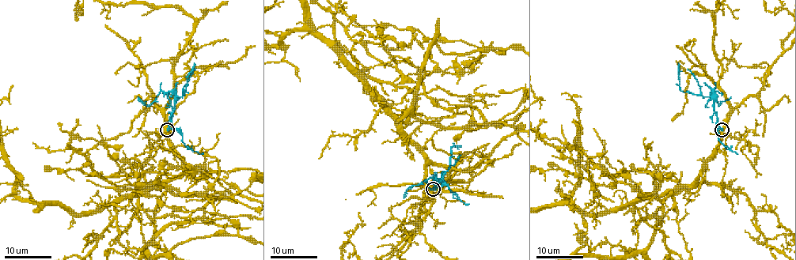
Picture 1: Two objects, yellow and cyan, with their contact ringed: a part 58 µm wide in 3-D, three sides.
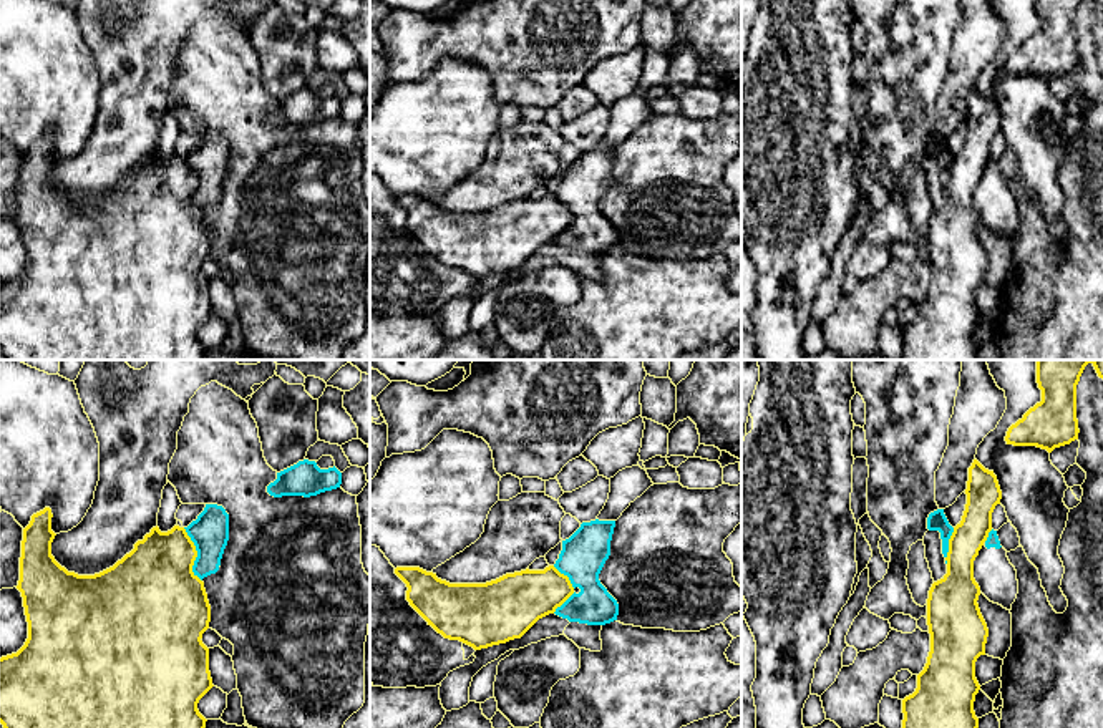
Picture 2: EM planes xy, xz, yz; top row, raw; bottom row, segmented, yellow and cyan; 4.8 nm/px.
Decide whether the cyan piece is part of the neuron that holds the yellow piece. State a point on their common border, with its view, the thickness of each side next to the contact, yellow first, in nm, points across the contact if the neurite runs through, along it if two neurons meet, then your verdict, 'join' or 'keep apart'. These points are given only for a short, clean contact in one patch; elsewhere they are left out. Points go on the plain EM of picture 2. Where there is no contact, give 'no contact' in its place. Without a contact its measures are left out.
contact xy (196, 183); calibres 380 and 190 nm; border xy (183, 156), (196, 179), (193, 201), (201, 209); keep apart

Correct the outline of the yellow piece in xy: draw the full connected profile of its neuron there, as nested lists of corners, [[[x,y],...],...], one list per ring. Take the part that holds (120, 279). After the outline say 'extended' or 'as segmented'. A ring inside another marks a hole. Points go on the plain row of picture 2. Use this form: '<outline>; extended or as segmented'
[[[45,136],[33,143],[30,153],[23,158],[17,217],[23,226],[28,267],[17,282],[0,287],[0,352],[5,360],[204,360],[207,348],[199,342],[197,332],[214,313],[209,300],[209,277],[201,267],[209,257],[211,234],[204,211],[192,201],[197,179],[186,158],[174,154],[171,159],[161,161],[156,154],[113,196],[95,204],[78,204],[68,201],[51,184],[51,171],[56,164],[51,159],[51,146],[51,138]]]; as segmented

